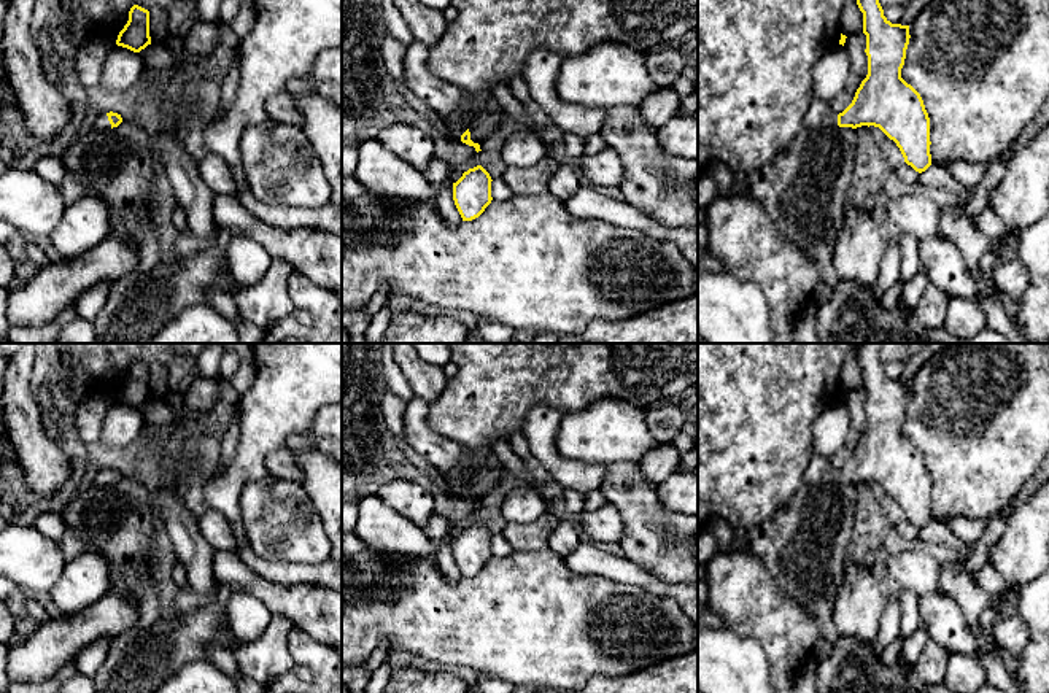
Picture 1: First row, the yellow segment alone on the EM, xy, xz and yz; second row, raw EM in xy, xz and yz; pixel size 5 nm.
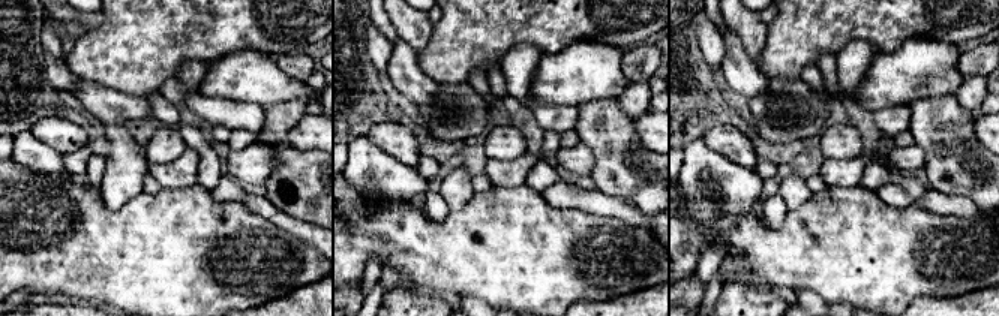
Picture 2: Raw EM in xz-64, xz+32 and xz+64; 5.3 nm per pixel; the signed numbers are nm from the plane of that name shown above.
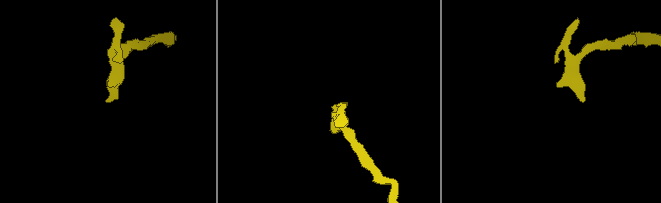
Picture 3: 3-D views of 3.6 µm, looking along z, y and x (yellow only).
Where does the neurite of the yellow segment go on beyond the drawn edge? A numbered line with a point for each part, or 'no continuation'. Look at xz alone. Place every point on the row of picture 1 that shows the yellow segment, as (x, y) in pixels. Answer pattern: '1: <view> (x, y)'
1: xz (453, 105)

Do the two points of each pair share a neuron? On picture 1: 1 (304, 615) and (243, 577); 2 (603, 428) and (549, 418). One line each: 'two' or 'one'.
1: one
2: two

